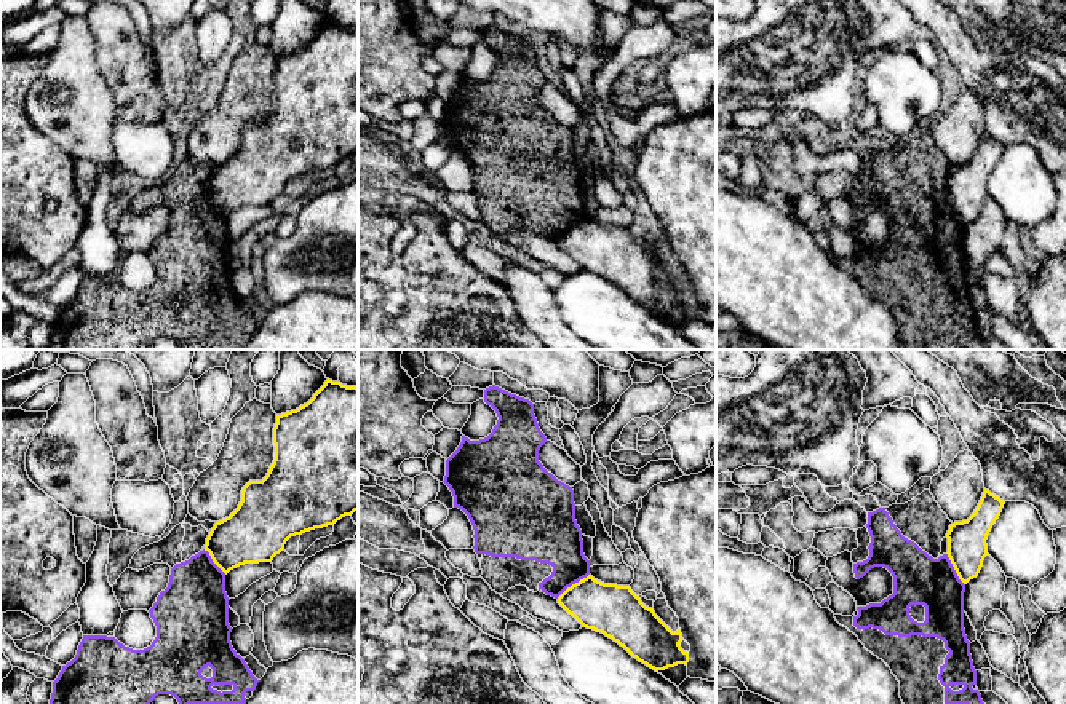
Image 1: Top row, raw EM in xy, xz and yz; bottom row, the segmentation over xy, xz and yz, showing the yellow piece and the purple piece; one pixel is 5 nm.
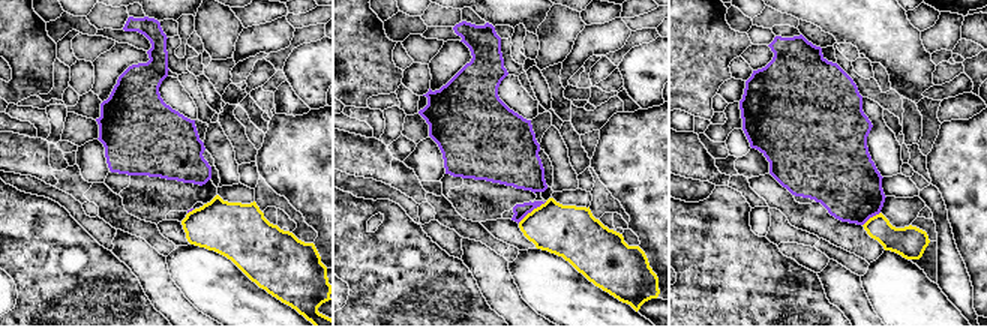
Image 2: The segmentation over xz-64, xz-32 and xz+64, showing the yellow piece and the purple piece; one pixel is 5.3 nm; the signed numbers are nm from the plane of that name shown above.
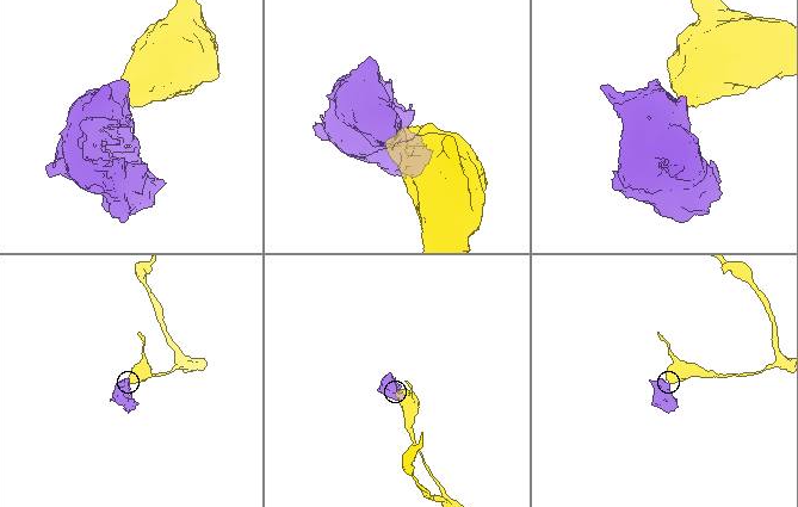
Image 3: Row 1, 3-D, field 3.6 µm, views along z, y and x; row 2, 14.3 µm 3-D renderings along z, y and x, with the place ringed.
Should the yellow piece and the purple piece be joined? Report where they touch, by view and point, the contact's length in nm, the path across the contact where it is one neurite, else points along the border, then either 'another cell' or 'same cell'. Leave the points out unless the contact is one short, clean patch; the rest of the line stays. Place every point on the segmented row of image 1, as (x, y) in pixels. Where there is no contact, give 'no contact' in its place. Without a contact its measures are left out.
contact xz (572, 585); length 200 nm; border xz (588, 573), (556, 597); another cell

